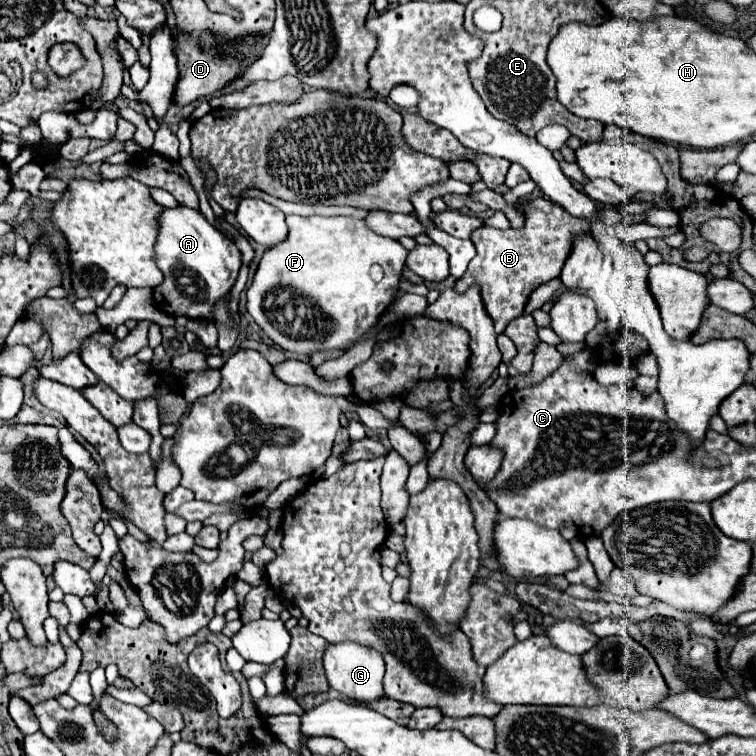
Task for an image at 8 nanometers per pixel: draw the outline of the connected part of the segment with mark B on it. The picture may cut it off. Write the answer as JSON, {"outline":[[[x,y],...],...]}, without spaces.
{"outline":[[[544,197],[524,201],[522,215],[522,229],[496,229],[482,225],[472,233],[470,239],[476,245],[476,257],[468,263],[466,273],[456,285],[458,289],[466,289],[472,283],[480,285],[484,305],[496,325],[496,333],[502,333],[508,321],[524,313],[526,301],[538,285],[560,275],[572,253],[574,239],[588,231],[586,221],[572,217],[564,207]]]}

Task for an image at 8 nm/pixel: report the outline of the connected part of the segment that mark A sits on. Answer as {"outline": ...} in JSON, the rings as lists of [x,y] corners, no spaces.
{"outline":[[[186,205],[172,209],[162,207],[158,217],[154,261],[164,273],[164,281],[152,289],[156,307],[168,315],[184,315],[192,319],[210,319],[212,305],[234,285],[242,265],[238,247],[210,225],[200,209],[190,209]]]}

